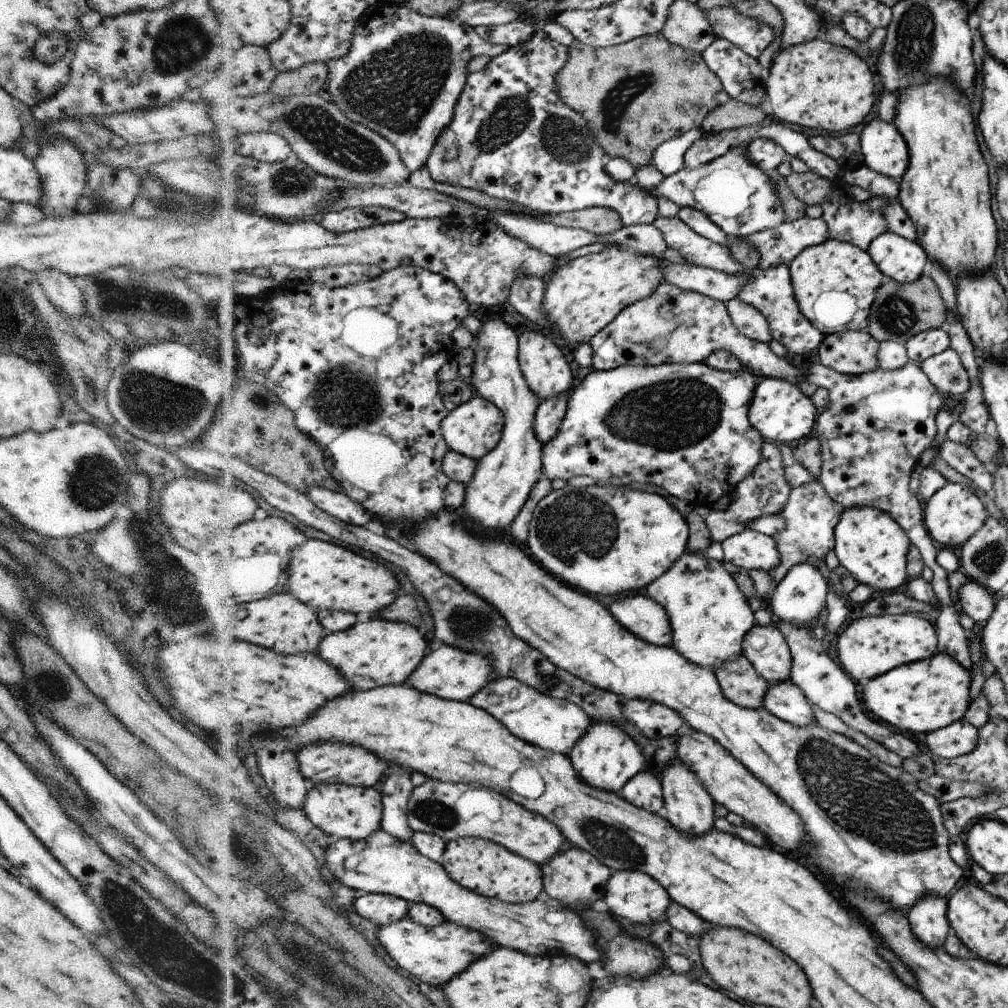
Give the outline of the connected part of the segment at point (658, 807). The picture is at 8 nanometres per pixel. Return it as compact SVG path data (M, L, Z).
M642 770L621 788L620 795L634 806L653 813L663 813L665 806L661 779L655 773Z

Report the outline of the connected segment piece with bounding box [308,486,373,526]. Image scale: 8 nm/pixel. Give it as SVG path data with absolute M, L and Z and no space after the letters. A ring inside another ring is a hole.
M310 487L308 496L314 504L340 520L364 526L373 520L372 514L362 503L355 501L348 493L339 493L326 487Z

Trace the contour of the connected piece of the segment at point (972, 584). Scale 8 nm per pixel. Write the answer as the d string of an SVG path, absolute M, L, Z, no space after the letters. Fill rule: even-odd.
M967 579L957 590L958 604L975 622L986 622L995 610L997 596L978 581Z

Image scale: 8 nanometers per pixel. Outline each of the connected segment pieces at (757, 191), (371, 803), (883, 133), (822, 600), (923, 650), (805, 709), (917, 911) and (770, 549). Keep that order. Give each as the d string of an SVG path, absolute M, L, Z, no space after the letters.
M738 145L737 147L730 147L728 151L725 152L724 155L719 156L717 159L714 159L710 163L703 164L701 167L695 169L682 169L670 176L665 177L665 179L657 185L657 187L652 191L651 189L644 189L648 191L654 198L656 199L657 196L665 196L668 200L675 202L678 206L682 207L690 207L703 212L710 220L721 228L726 234L728 240L730 242L736 239L745 238L748 235L754 235L758 231L767 229L767 228L774 228L774 226L780 226L782 222L784 222L784 209L781 203L780 197L777 195L777 185L774 184L773 180L770 178L768 172L764 172L761 168L758 168L758 165L755 165L753 161L749 159L749 149L747 148L748 145L742 146Z
M342 783L311 784L312 790L304 811L316 826L328 833L331 839L351 838L364 840L383 828L385 799L376 787L354 786Z
M878 116L860 129L865 165L878 174L900 181L909 168L909 145L901 132Z
M808 562L799 563L776 585L771 599L768 599L766 604L771 606L771 612L777 614L782 620L816 630L821 637L824 636L826 622L826 611L822 611L826 606L826 590L828 590L828 582L816 567L810 566Z
M904 613L854 619L844 632L834 638L842 668L857 683L876 679L896 667L932 658L936 654L936 633L928 620Z
M790 679L770 684L764 707L774 716L793 725L806 726L815 721L813 708L806 695Z
M939 894L922 896L922 900L907 912L909 923L918 940L933 949L942 947L951 930L946 918L946 900Z
M743 530L721 542L724 560L748 570L776 568L781 563L781 553L773 537L754 531Z

